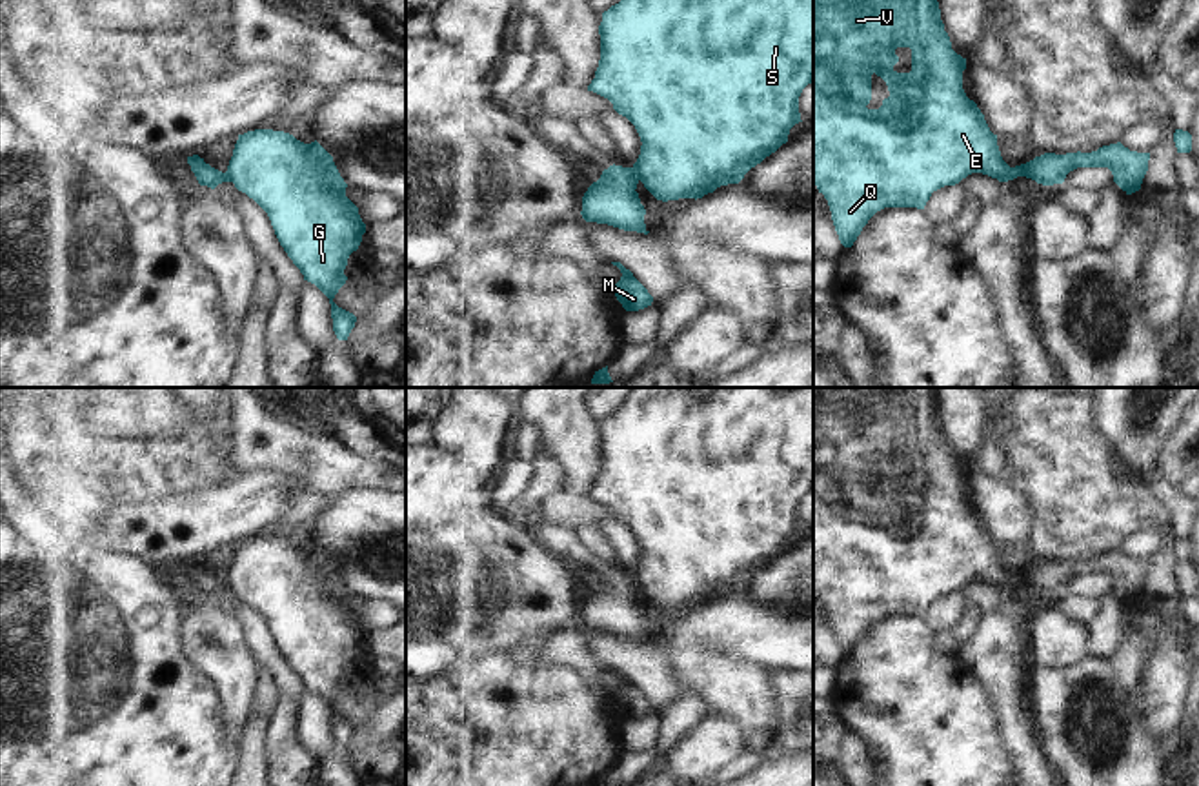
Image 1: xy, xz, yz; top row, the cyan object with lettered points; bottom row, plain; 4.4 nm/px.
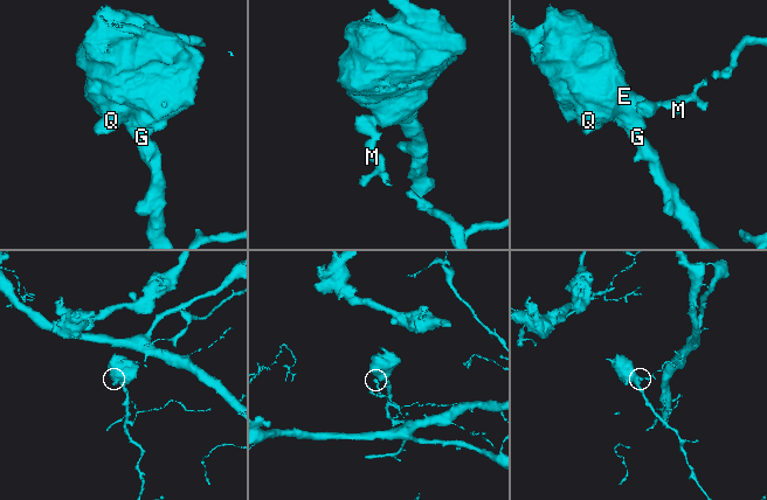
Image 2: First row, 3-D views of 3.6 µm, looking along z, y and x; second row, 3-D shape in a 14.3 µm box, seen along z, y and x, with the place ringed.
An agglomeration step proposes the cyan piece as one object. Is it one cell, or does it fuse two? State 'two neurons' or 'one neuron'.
two neurons

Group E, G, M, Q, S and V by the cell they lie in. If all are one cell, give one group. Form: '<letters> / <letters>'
E G Q S V / M

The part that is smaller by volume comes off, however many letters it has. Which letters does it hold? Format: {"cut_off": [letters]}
{"cut_off": ["E", "G", "Q", "S", "V"]}

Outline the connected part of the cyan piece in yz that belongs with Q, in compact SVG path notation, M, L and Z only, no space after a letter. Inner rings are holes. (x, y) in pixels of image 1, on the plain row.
M813 388L813 591L828 608L835 639L844 655L851 655L868 628L884 615L924 617L933 599L944 593L955 593L972 580L982 580L1004 590L1004 584L1012 575L1001 564L997 542L990 539L984 522L962 497L964 477L966 466L952 457L950 444L941 428L937 402L933 400L930 388ZM897 455L912 457L910 480L897 480L893 477L899 469L899 464L895 462ZM873 480L886 489L890 499L890 504L882 508L879 517L866 515L872 508Z

